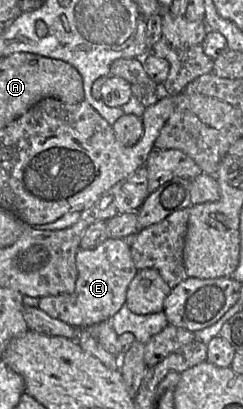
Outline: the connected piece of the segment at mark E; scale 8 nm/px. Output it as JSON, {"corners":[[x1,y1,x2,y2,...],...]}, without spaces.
{"corners":[[107,238,92,250,80,247,76,267,78,277,74,292,41,297,37,307,76,329,109,321,125,305,128,286,139,271,132,260,129,241]]}

